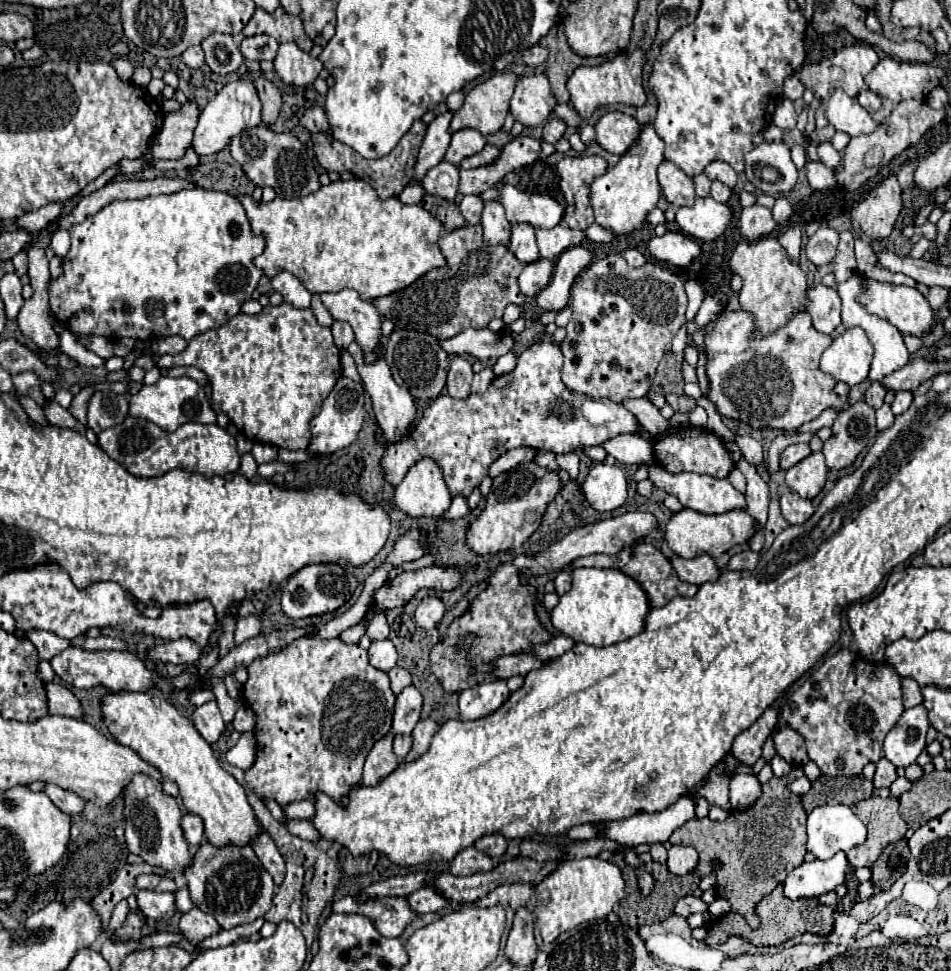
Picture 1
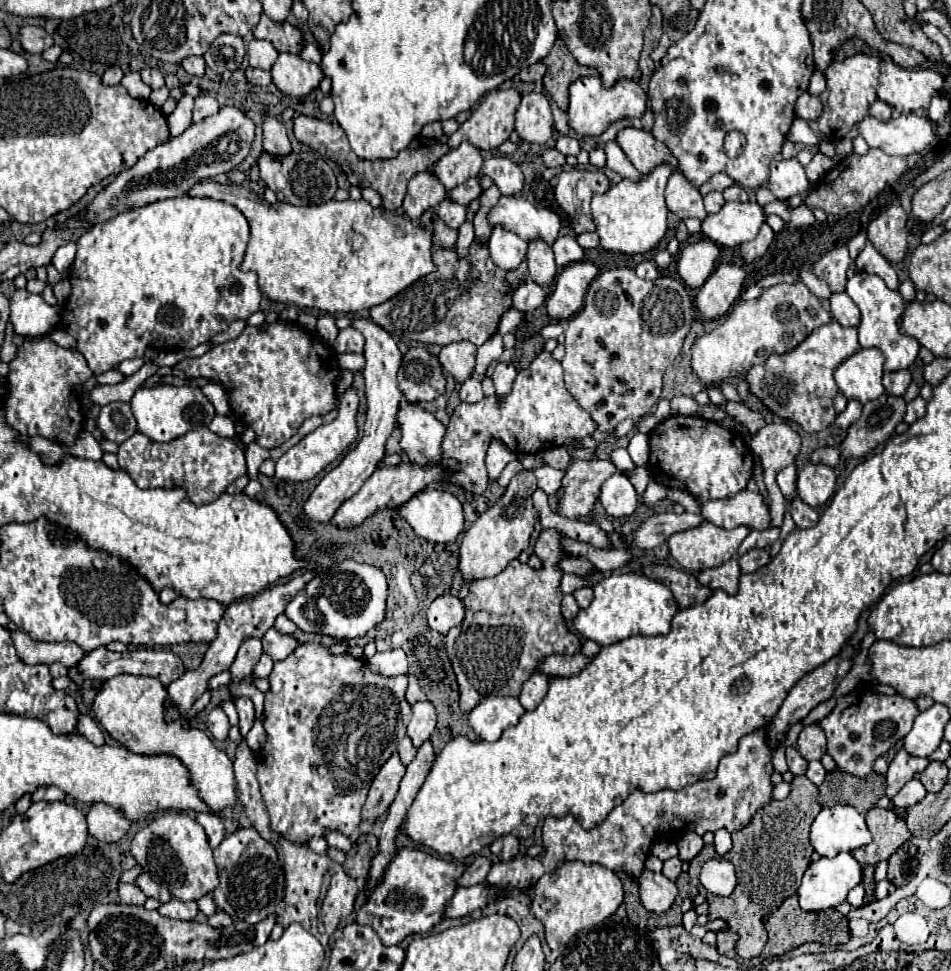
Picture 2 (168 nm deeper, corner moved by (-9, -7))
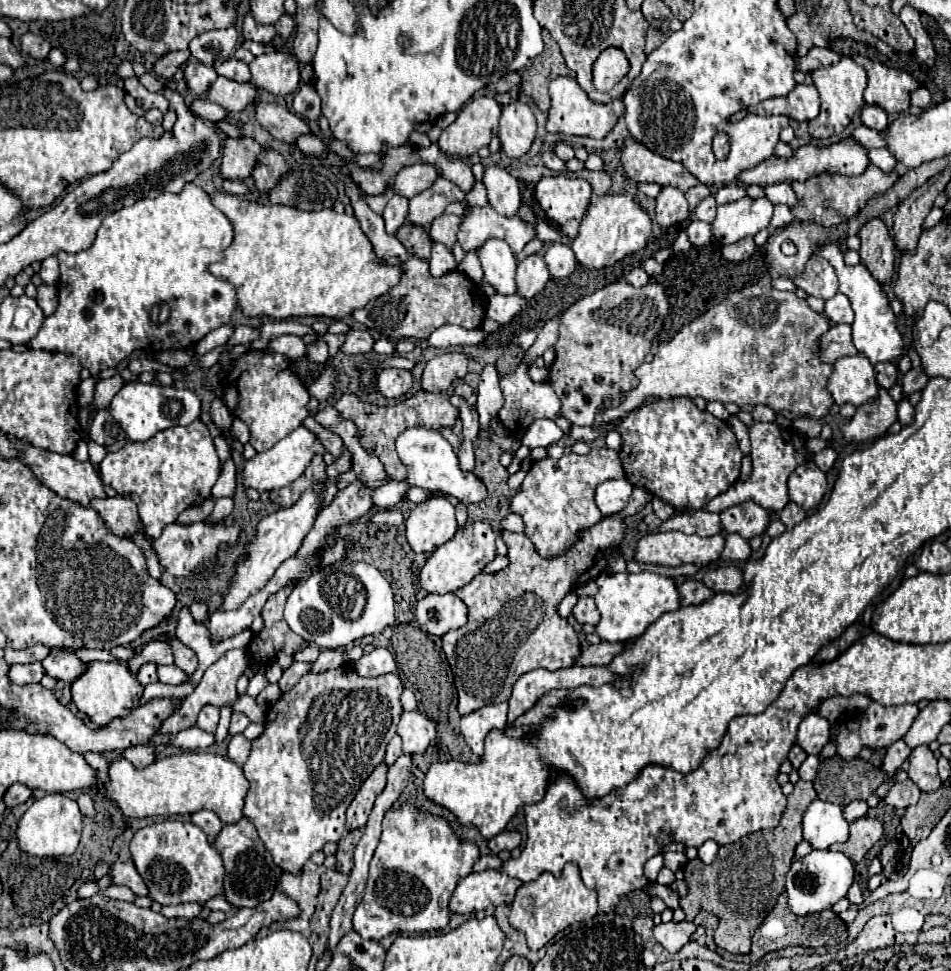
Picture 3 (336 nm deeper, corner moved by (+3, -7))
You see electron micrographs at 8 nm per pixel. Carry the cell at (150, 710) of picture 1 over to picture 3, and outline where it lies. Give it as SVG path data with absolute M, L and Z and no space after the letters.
M92 661L88 671L72 683L72 701L78 707L78 711L84 713L94 725L106 727L106 723L130 715L140 705L142 691L144 687L138 683L136 675L130 673L130 669L124 663Z

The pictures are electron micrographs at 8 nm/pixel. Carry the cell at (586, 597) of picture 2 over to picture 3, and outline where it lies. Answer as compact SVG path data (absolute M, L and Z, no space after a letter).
M578 597L578 603L574 605L574 611L572 611L572 617L578 621L578 623L590 623L590 625L596 625L600 615L594 607L594 599L592 597Z

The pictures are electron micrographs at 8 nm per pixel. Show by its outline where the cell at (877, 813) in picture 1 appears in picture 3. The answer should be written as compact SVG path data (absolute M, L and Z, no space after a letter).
M860 817L850 823L850 839L846 843L834 843L832 851L844 853L852 863L860 863L868 849L882 839L882 823L874 817Z

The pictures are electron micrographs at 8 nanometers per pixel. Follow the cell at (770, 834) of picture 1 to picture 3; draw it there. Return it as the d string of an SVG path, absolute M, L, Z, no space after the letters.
M798 781L794 791L788 795L788 805L778 827L770 831L756 831L738 843L722 845L718 857L710 865L704 865L700 859L686 863L684 879L690 891L680 901L680 907L684 907L686 921L692 921L700 911L708 911L720 919L714 933L714 941L720 949L734 955L750 953L754 931L760 927L778 895L784 891L784 879L794 859L794 849L802 841L802 813L814 799L816 791L812 783Z

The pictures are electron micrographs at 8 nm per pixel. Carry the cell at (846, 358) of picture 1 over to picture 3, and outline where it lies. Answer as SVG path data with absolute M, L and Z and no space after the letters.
M858 353L838 359L828 379L828 391L834 397L836 405L852 403L858 407L874 399L878 393L878 385L874 377L874 367L866 359L866 355Z

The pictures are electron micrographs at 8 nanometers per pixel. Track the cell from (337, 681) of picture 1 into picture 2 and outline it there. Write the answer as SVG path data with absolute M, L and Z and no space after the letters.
M302 643L298 649L294 649L284 661L274 663L274 671L268 677L270 681L270 691L266 693L266 703L264 703L264 713L266 713L266 721L264 721L264 729L268 733L268 741L266 745L260 749L260 759L258 759L258 783L260 783L260 793L262 793L262 801L266 807L266 813L270 817L270 829L280 835L286 837L292 843L298 845L306 845L308 839L312 837L324 837L326 829L336 829L342 835L350 837L358 825L360 825L360 811L362 805L366 801L368 789L374 781L374 777L378 775L380 767L396 753L396 745L400 743L400 739L406 735L406 725L410 721L410 703L406 701L406 685L408 685L408 677L406 675L398 675L398 677L382 677L382 675L374 675L368 667L364 659L356 659L350 655L330 655L328 649L324 645L314 645L314 643Z

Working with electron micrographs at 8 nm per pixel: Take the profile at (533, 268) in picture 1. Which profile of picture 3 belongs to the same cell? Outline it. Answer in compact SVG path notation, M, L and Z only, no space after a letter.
M496 293L488 299L486 305L486 317L498 321L500 325L506 325L514 319L514 315L518 315L522 311L522 295L514 293L514 295L502 295Z

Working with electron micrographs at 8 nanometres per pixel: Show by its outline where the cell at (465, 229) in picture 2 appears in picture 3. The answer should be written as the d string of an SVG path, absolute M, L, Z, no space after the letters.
M434 243L432 257L430 257L430 273L434 277L440 277L444 273L456 271L456 259L448 247L442 247L442 243Z

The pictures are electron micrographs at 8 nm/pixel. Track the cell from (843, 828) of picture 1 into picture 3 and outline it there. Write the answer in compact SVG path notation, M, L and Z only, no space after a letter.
M817 798L804 813L802 831L812 849L828 849L832 843L848 839L850 825L842 815L842 807Z

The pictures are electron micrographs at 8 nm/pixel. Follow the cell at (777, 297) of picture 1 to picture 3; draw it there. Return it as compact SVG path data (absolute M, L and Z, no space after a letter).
M750 285L742 291L726 295L724 301L708 309L704 315L694 319L690 325L684 325L676 337L668 343L662 343L654 355L652 363L644 363L636 369L640 385L626 397L626 401L616 409L606 409L596 415L596 425L602 425L612 419L626 417L632 409L640 407L644 397L658 395L668 397L702 397L714 401L732 401L736 405L768 405L772 409L788 409L792 413L808 415L820 419L828 413L828 407L834 403L832 395L826 391L826 381L832 373L832 365L818 361L818 339L830 329L830 323L824 315L812 311L808 303L796 297L792 291L778 291L770 285Z

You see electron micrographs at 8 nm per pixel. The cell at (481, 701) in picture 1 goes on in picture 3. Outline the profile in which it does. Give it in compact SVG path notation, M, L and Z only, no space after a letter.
M490 703L460 719L460 731L468 747L476 755L482 755L484 751L486 733L490 729L502 729L506 725L506 713L508 713L508 703Z

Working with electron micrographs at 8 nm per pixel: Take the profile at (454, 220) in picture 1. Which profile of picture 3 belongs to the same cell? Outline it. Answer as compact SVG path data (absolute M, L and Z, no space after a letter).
M404 223L404 225L398 229L396 237L398 237L398 241L400 241L406 249L412 247L414 255L418 255L420 259L424 259L424 261L430 259L430 253L432 253L432 245L434 245L434 243L432 243L432 239L430 239L430 235L428 235L428 231L426 231L424 227L414 225L414 223Z

